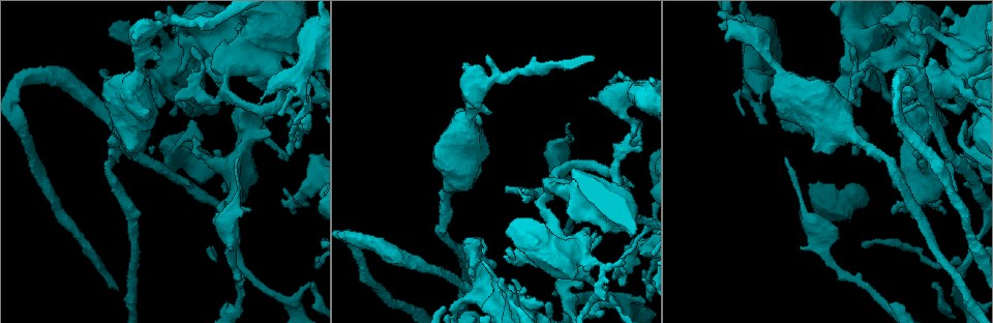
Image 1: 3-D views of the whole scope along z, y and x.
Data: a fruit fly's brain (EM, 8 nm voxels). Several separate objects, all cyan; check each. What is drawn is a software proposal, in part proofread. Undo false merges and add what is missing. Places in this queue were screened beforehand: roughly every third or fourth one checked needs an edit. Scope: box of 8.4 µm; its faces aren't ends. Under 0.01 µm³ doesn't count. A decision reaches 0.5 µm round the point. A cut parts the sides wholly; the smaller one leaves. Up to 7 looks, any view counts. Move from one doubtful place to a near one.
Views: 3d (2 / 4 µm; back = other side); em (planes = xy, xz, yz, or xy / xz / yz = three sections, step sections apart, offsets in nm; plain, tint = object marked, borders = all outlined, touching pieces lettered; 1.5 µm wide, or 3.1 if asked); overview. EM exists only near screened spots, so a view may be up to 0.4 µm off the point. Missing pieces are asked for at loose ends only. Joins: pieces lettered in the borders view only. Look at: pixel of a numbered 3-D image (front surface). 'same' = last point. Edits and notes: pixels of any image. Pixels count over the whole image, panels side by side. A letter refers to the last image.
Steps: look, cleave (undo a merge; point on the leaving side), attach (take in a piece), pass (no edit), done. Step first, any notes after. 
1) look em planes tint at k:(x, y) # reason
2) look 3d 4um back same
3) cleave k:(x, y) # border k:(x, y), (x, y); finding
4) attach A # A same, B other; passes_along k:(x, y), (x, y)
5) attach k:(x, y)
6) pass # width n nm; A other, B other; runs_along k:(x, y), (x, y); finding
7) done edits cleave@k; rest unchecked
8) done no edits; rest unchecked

look em yz step 4 borders at 1:(956, 189) # free end

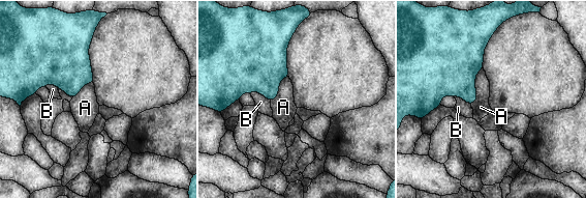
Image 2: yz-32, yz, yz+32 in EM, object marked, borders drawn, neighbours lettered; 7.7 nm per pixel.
look em planes borders same # another direction

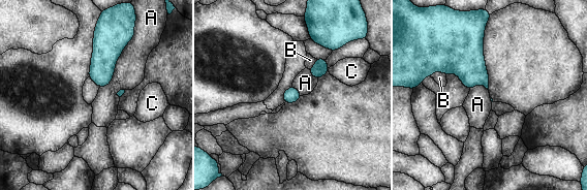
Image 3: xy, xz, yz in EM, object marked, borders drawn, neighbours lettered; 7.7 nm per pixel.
pass # A other, B other, C other; border 3:(132, 38), (111, 82), (99, 88); no lettered piece goes on from it

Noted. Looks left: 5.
look em xy step 8 tint at 1:(467, 67) # free end

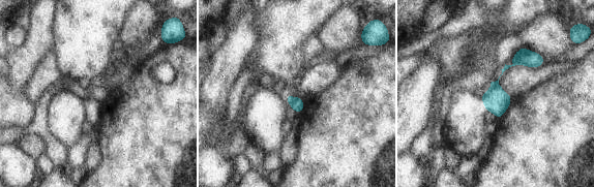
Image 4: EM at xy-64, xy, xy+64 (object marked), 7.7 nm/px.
look em planes borders same # another direction

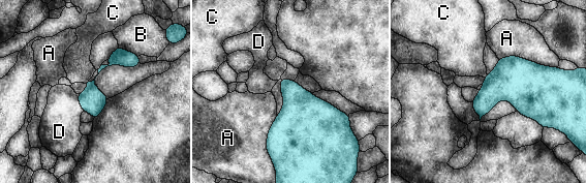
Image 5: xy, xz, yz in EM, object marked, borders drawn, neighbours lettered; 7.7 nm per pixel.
attach D # A other, B other, C other, D same; the neuron continues

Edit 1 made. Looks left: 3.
done edits attach@5; rest unchecked

